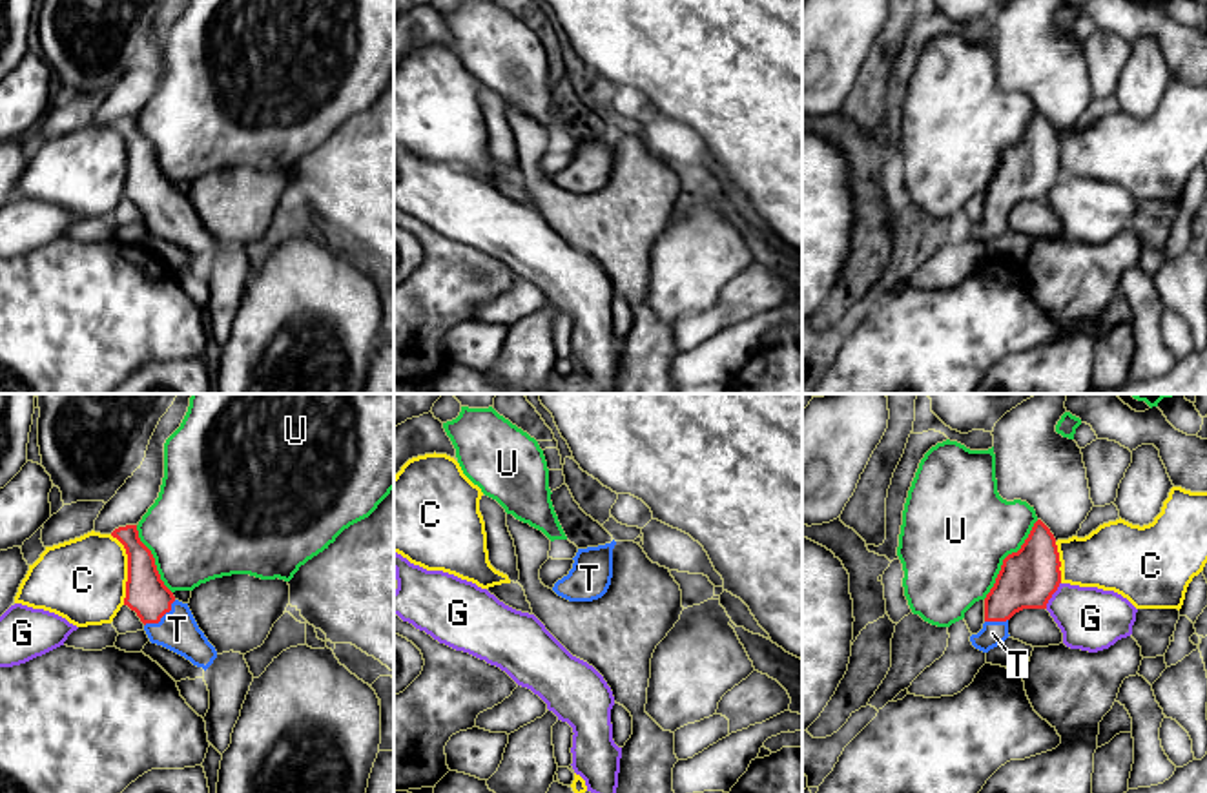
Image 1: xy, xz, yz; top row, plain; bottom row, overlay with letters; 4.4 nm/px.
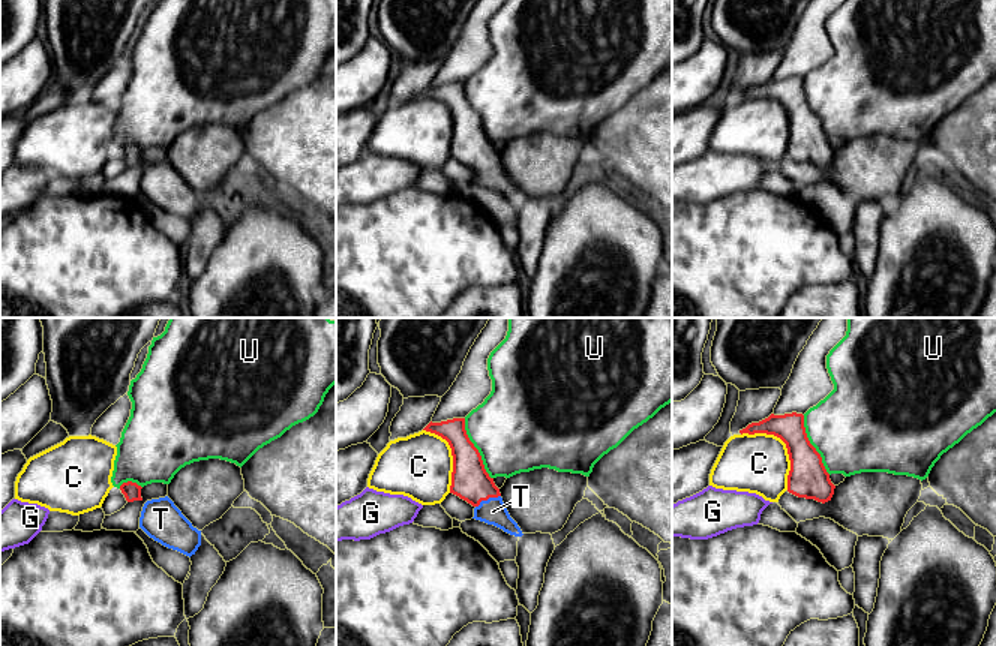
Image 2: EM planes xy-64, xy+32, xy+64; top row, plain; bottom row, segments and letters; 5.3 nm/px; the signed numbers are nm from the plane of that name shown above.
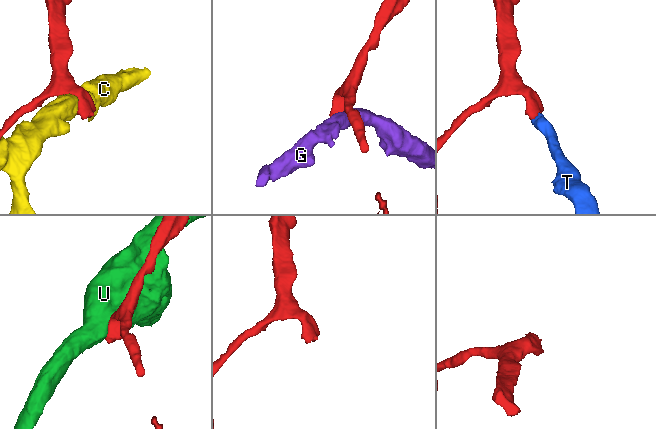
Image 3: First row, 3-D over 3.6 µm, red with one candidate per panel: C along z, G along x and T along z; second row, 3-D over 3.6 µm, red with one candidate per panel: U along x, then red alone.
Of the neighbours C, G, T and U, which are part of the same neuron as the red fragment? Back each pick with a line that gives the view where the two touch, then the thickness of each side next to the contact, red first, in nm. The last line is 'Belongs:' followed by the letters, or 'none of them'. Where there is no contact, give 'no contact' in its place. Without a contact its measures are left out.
T: xy | 180/180 nm
Belongs: T

